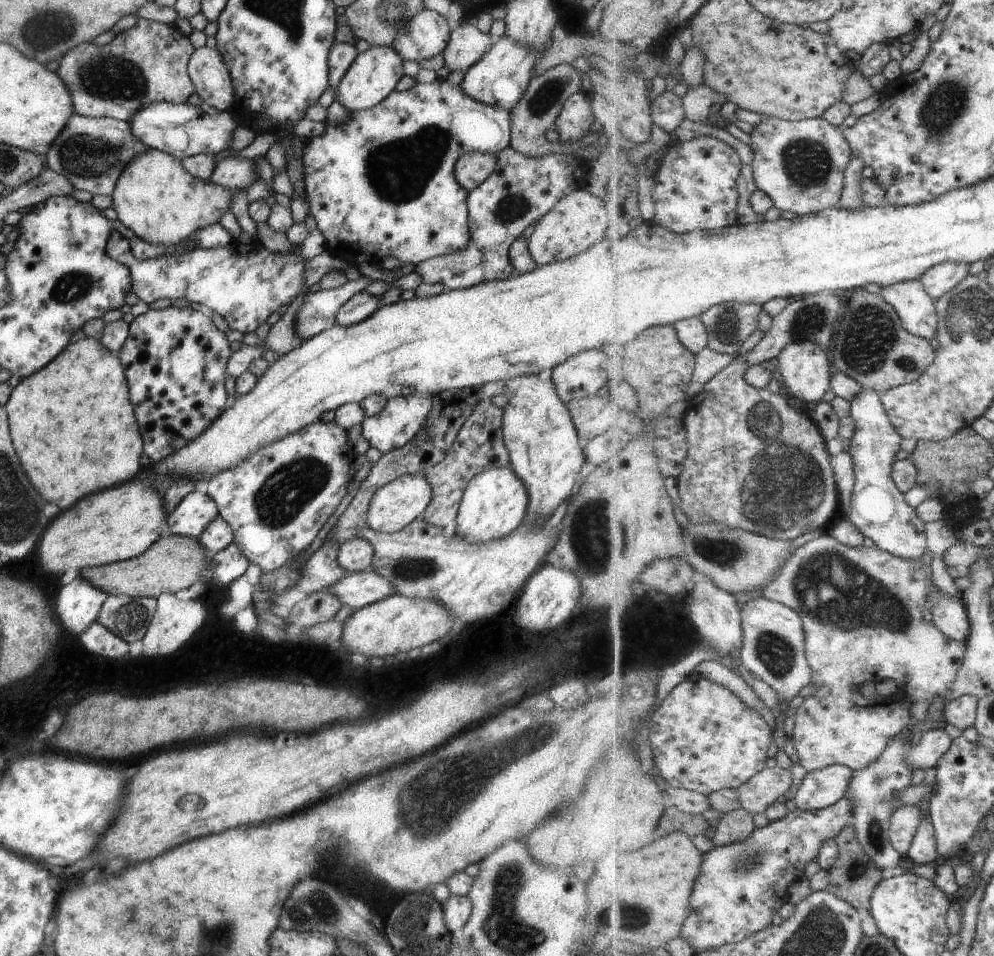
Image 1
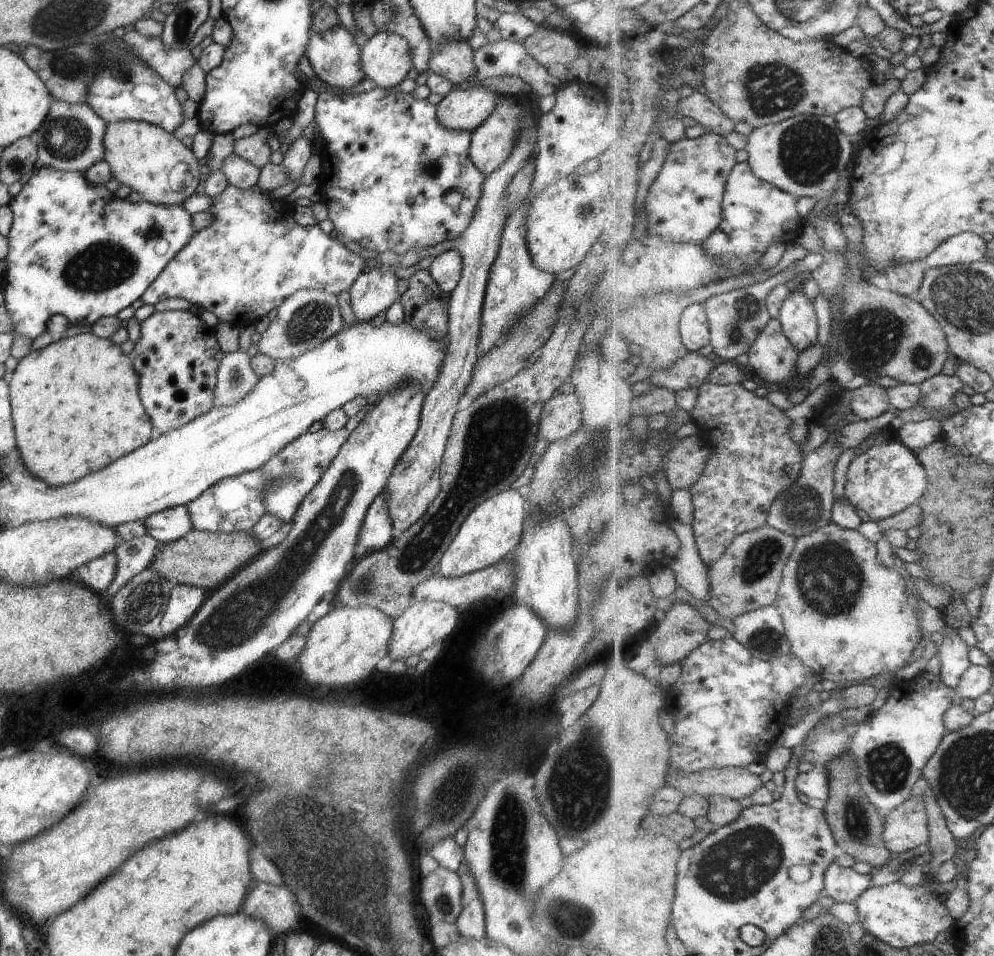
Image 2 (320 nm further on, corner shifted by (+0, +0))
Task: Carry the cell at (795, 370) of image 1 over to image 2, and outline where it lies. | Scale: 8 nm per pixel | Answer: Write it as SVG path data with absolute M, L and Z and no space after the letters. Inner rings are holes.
M802 290L792 292L781 307L778 318L785 336L796 346L799 354L819 340L819 322L812 300Z

